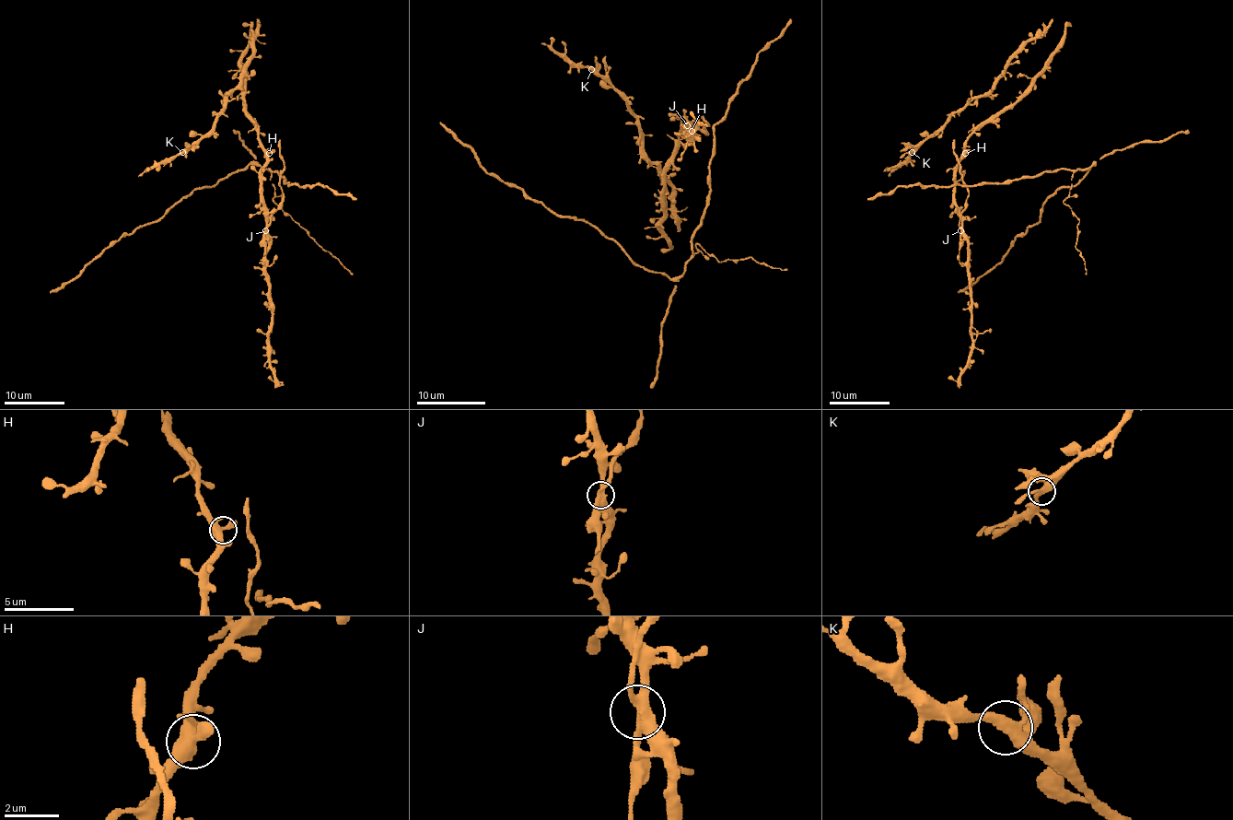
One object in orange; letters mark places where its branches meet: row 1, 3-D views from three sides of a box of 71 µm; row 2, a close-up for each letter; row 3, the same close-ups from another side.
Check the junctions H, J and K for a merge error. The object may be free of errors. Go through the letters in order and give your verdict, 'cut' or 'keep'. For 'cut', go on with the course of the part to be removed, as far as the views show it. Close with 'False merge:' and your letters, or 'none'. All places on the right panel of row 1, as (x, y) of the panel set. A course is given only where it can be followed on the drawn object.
H: keep
J: cut; foreign part runs (960, 229), (959, 215), (965, 207), (968, 189), (953, 150), (955, 140)
K: keep
False merge: J

